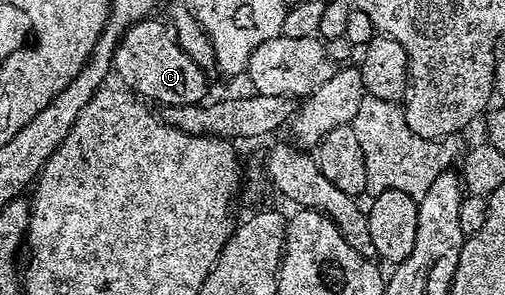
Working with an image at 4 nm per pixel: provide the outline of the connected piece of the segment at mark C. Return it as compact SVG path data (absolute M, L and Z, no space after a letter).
M150 16L148 18L144 18L143 21L137 22L136 25L133 27L130 27L129 30L126 31L124 37L121 38L120 45L117 46L117 52L115 56L113 57L113 70L115 71L115 74L118 74L119 77L122 78L125 82L133 82L132 89L136 91L138 95L146 96L145 94L150 94L151 97L154 98L155 101L157 101L157 104L160 104L161 106L186 106L187 104L201 104L206 101L207 95L205 93L208 92L209 86L207 83L205 83L205 78L207 78L206 71L202 70L201 66L195 62L183 50L181 45L177 43L177 35L173 33L172 29L168 25L165 26L161 22L156 22L156 17Z

